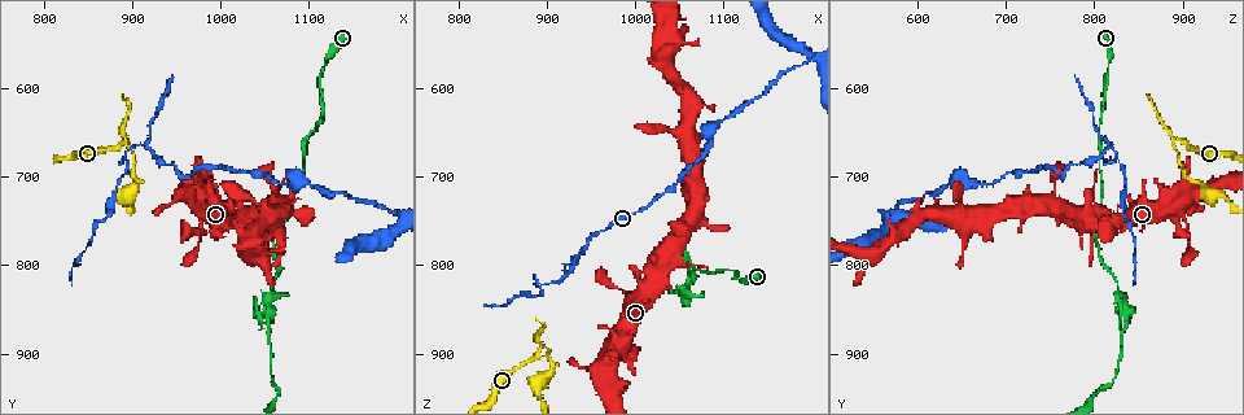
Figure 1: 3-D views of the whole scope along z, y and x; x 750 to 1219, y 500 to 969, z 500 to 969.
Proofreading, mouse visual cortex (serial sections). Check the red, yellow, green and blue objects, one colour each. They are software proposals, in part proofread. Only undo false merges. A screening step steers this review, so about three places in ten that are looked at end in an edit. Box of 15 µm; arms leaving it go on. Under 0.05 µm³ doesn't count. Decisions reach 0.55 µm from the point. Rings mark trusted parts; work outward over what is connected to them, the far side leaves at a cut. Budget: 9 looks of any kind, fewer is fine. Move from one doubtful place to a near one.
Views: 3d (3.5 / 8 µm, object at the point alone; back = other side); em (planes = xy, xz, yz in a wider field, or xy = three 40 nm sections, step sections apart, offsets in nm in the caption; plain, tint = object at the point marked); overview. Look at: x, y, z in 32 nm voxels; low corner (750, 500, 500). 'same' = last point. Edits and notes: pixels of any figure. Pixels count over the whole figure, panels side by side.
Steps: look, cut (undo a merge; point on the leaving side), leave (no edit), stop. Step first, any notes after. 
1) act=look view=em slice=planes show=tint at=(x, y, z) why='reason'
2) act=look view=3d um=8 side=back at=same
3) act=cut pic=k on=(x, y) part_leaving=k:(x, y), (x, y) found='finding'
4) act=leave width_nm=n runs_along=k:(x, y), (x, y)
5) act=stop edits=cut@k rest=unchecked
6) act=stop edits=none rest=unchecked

act=look view=3d um=3.5 at=(895, 660, 895) why='abrupt turn'

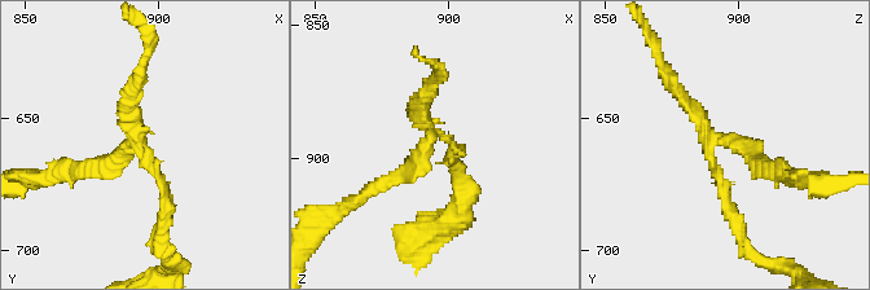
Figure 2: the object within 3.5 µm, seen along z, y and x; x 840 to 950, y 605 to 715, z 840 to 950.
act=look view=em slice=xy step=5 show=tint at=(893, 661, 891)

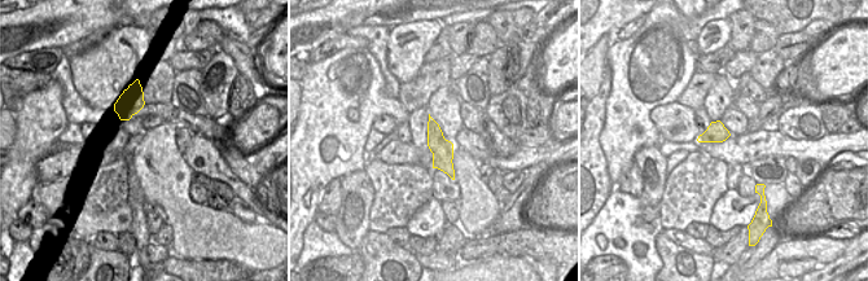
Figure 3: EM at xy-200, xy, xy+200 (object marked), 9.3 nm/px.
act=look view=em slice=planes show=tint at=same why='another direction'

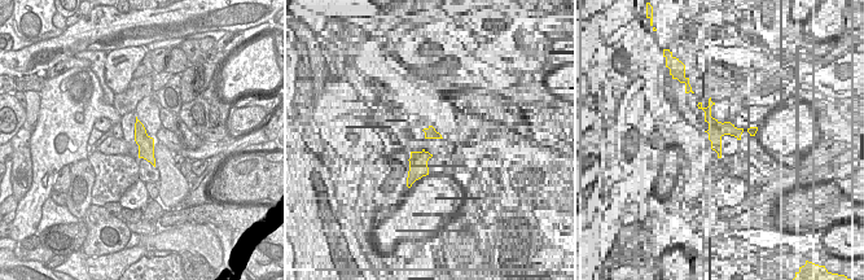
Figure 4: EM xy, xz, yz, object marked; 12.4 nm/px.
act=leave width_nm=200 runs_along=2:(88, 167), (140, 140), (163, 188), (163, 219) found='continuous, no second cell'

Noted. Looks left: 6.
act=look view=3d um=3.5 at=(1010, 745, 805)

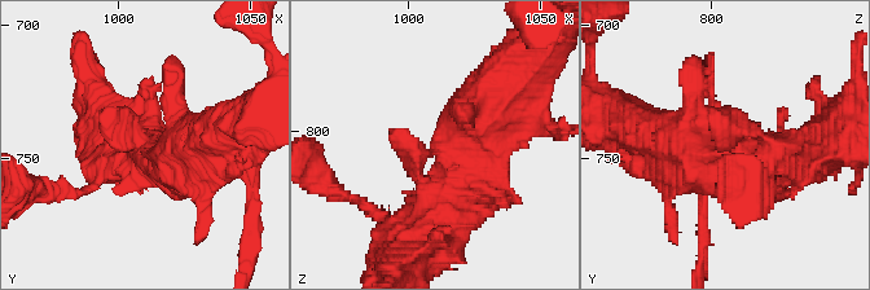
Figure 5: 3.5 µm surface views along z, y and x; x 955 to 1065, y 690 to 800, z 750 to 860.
act=look view=em slice=planes show=tint at=(1008, 745, 806)

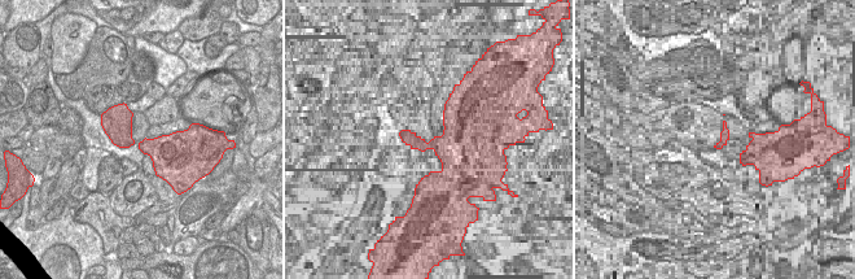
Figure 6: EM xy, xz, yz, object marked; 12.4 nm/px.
act=look view=em slice=xy step=2 show=tint at=same why='another direction'

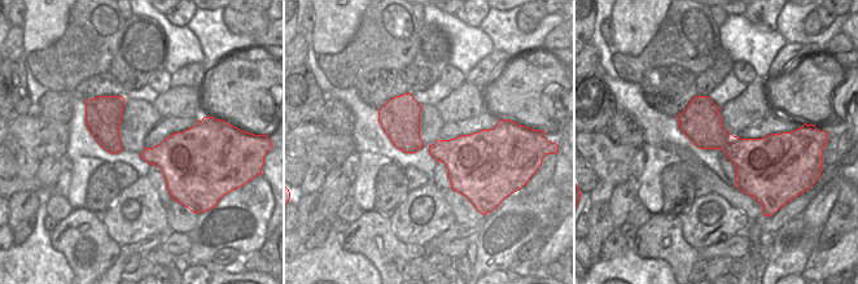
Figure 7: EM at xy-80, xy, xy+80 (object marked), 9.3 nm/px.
act=leave runs_along=5:(451, 193), (495, 100), (539, 53) found='all the same cell'

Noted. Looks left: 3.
act=look view=3d um=3.5 at=(1060, 720, 755) why='four arms meet'

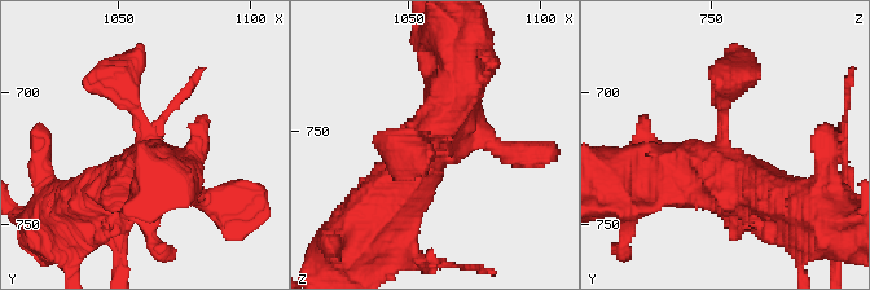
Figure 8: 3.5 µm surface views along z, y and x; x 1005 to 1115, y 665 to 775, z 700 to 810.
act=look view=em slice=xy step=2 show=plain at=(1059, 724, 754) arms=4 arm_widths_nm=150,250,600,600

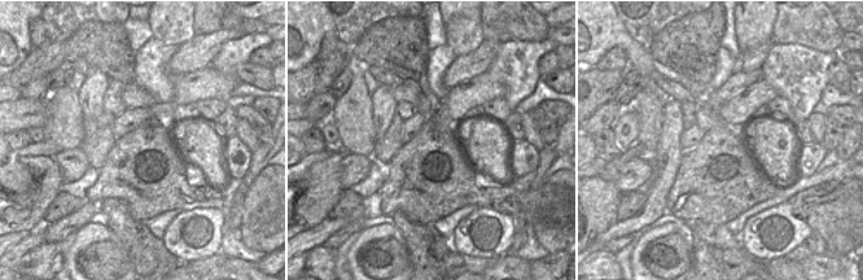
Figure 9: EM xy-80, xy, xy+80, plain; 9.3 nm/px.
act=look view=em slice=xy step=2 show=tint at=same why='where the object lies'

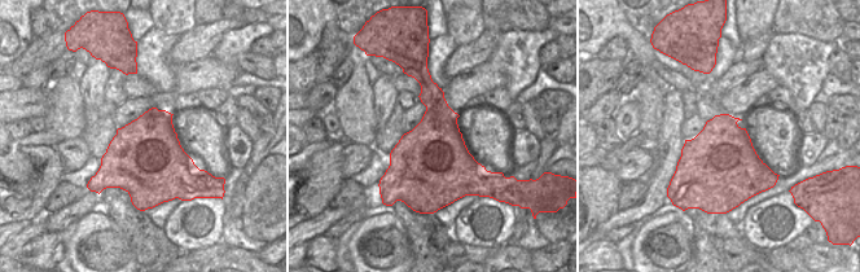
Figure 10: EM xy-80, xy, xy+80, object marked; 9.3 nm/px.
act=leave runs_along=8:(390, 206), (449, 119), (461, 64) found='one cell here'

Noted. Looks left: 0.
act=stop edits=none rest=unchecked

